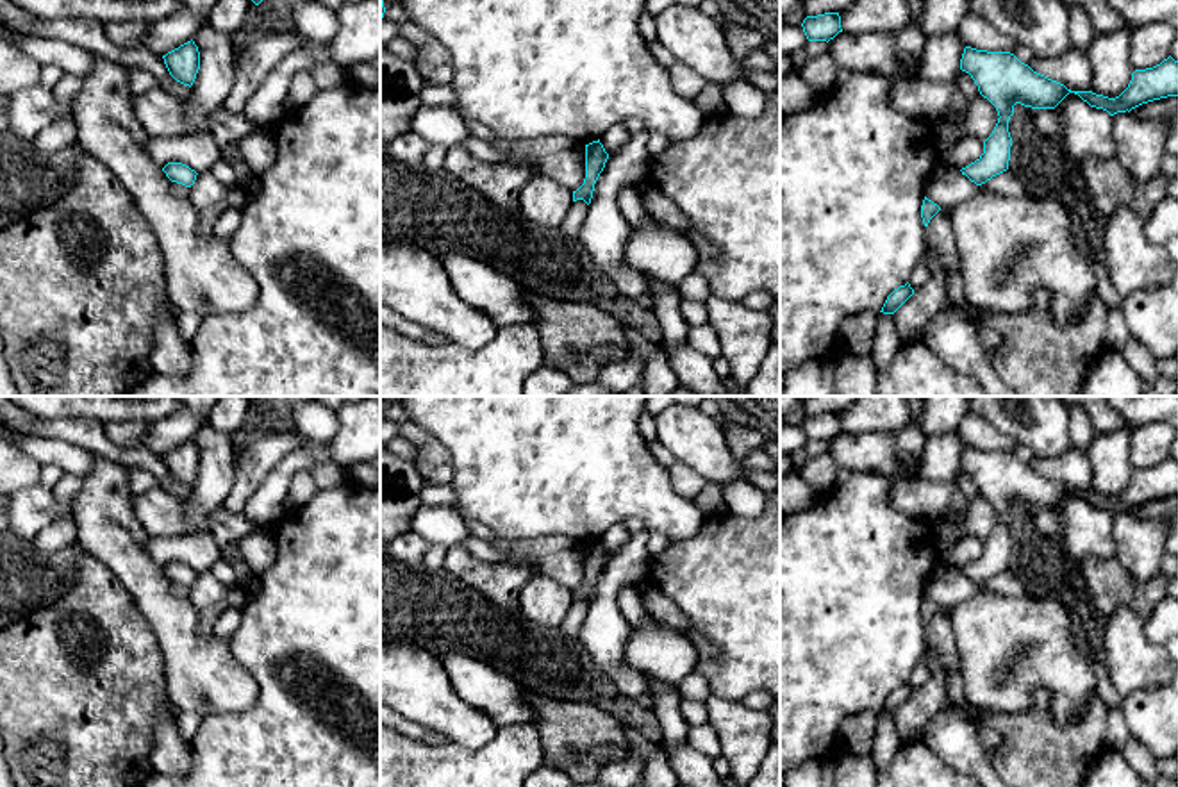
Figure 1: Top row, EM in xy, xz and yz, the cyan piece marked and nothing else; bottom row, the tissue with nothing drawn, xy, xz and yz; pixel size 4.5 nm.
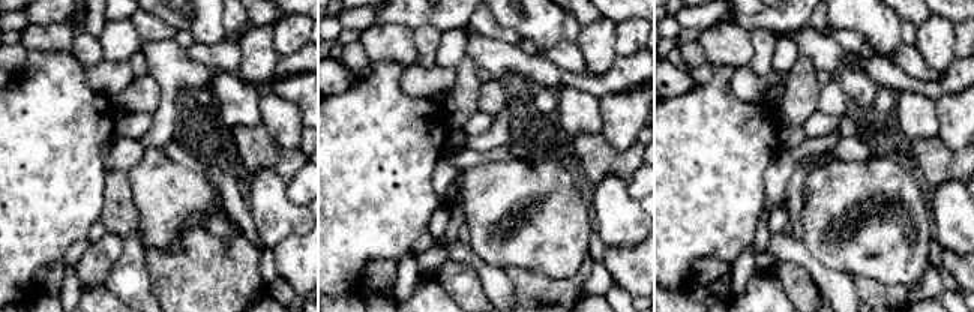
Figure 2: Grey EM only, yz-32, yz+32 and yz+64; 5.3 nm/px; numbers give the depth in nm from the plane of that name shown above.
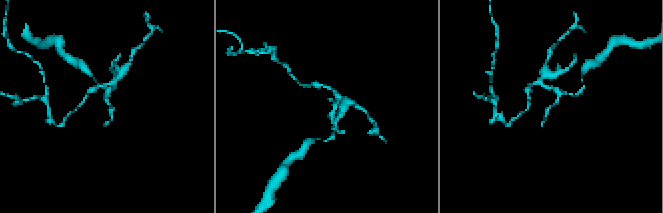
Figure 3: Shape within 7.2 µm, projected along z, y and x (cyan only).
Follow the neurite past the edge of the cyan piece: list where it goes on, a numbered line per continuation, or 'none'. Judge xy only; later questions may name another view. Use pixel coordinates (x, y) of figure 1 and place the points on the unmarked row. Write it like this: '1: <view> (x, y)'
none

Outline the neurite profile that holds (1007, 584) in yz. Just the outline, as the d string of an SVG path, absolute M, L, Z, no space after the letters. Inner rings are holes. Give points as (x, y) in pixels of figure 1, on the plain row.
M1003 571L980 585L985 591L1014 598L1021 601L1035 601L1035 598L1025 589L1023 582L1010 571Z

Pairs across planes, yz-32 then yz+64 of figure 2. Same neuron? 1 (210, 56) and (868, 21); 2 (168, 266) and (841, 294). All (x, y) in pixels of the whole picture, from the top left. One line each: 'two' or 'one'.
1: two
2: two

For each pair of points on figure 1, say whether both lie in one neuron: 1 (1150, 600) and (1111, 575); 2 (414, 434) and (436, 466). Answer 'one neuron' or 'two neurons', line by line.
1: one neuron
2: one neuron

